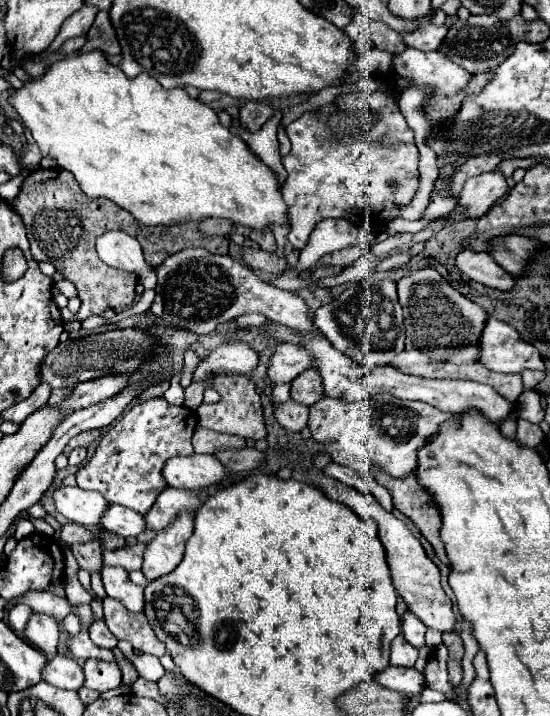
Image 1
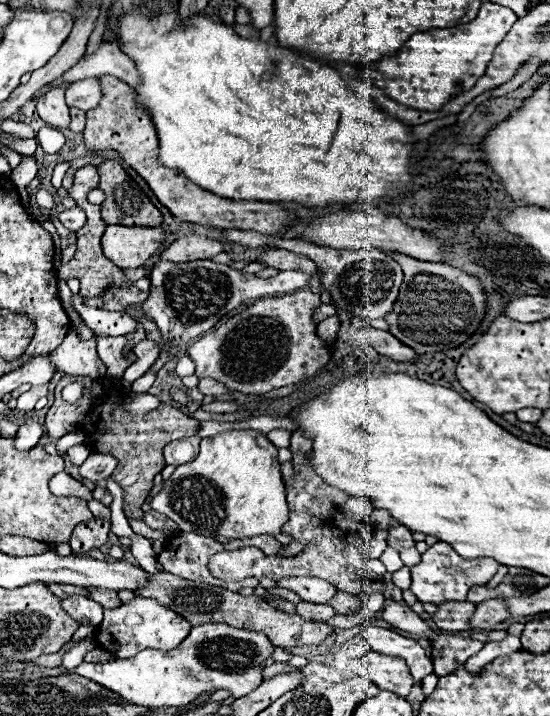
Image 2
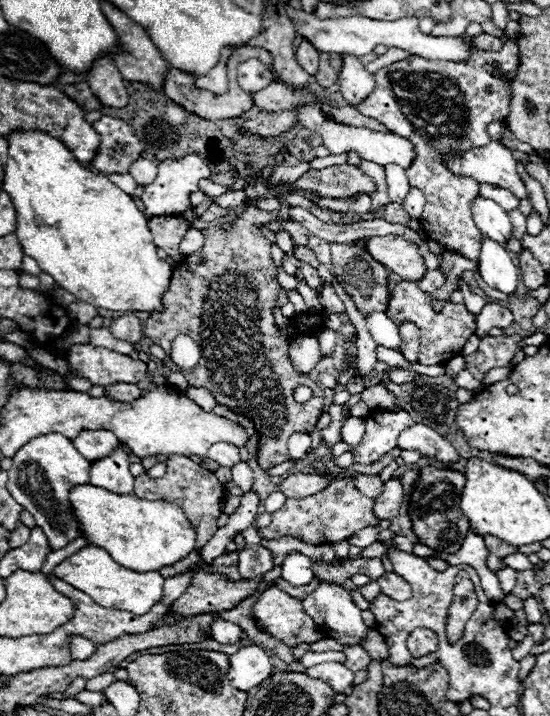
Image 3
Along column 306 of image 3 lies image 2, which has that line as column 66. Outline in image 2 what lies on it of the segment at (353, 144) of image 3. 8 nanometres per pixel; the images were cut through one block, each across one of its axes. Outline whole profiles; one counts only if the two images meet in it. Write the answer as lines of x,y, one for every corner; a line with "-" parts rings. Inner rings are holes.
54,88
54,90
46,92
44,96
40,96
38,114
48,126
52,126
56,130
66,130
70,124
70,114
68,114
68,106
64,102
64,88

